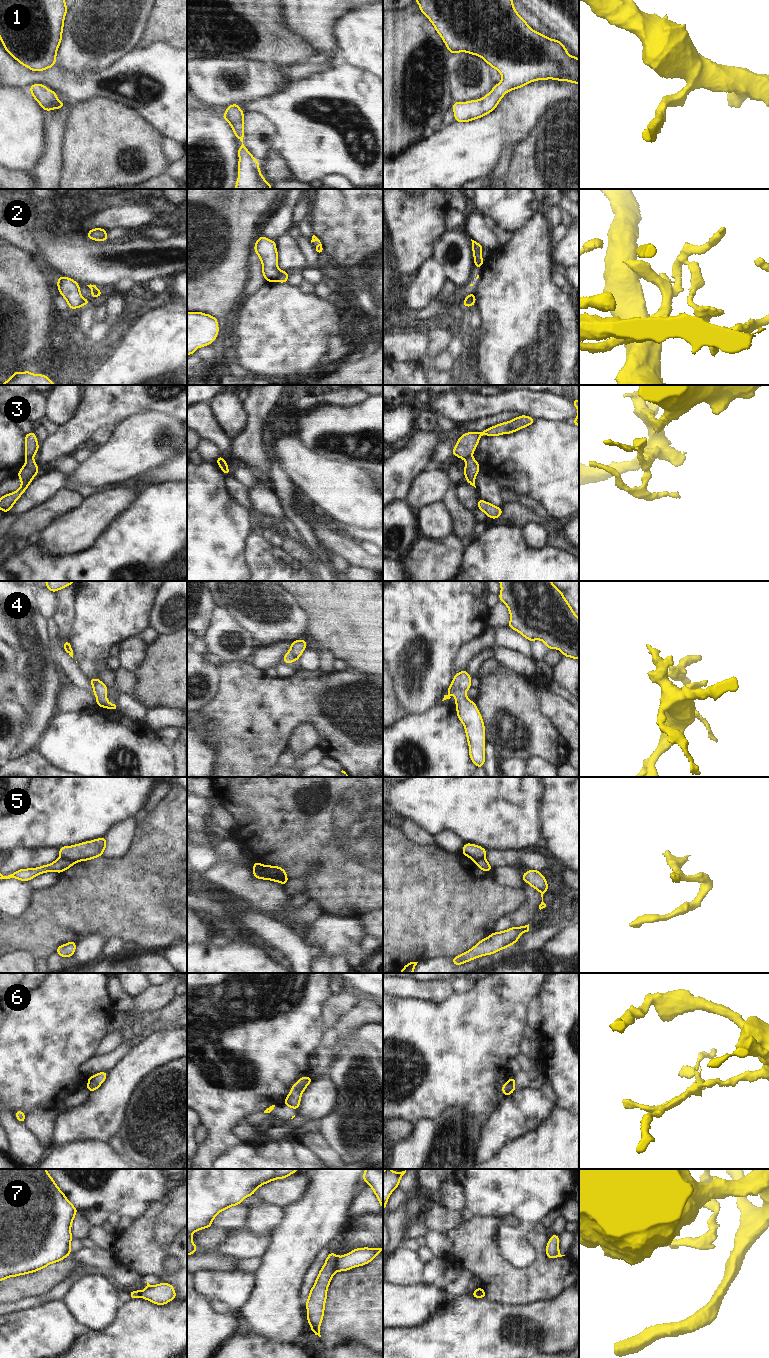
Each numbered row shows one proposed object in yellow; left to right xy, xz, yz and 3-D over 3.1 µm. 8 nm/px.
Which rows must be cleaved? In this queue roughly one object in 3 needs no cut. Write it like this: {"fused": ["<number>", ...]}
{"fused": ["2", "3", "4", "5", "6", "7"]}

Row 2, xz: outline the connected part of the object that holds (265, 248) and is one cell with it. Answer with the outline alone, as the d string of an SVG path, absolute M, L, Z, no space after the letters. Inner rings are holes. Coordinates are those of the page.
M260 236L254 246L254 252L262 263L262 274L267 282L277 281L278 276L278 252L276 241Z

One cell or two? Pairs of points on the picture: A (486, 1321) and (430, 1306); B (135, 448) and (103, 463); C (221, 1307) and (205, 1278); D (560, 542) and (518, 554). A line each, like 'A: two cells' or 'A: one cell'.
A: two cells
B: one cell
C: two cells
D: two cells

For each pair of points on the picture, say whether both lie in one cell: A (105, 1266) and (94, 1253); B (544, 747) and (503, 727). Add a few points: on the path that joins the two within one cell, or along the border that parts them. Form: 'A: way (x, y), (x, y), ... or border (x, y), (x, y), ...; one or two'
A: way (104, 1263), (97, 1256); one
B: way (534, 737), (513, 727); one

